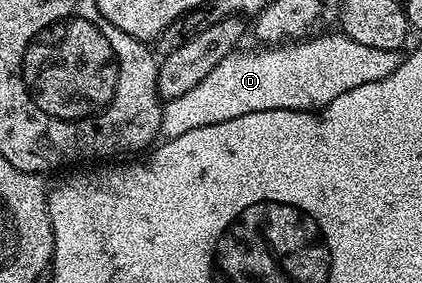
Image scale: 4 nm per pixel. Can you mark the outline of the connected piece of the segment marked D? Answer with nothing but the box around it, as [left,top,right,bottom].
[162,33,399,138]

